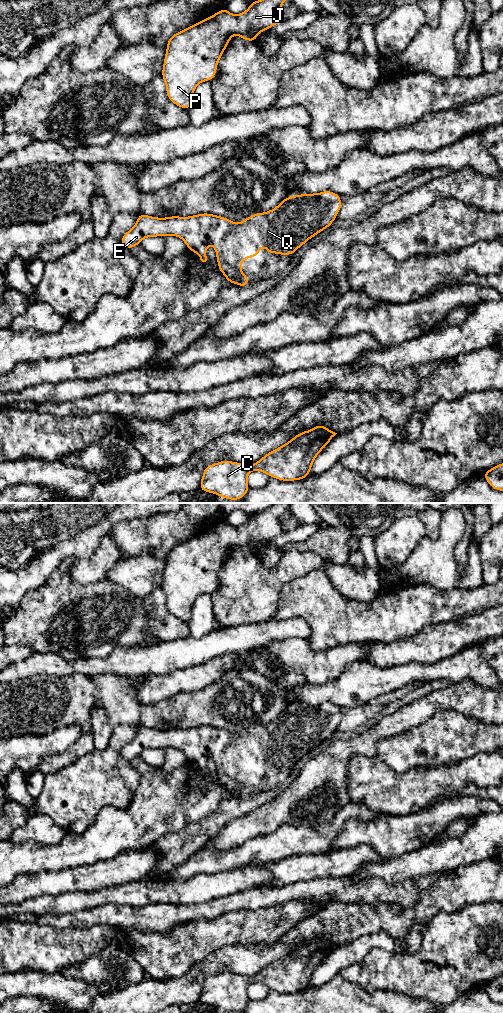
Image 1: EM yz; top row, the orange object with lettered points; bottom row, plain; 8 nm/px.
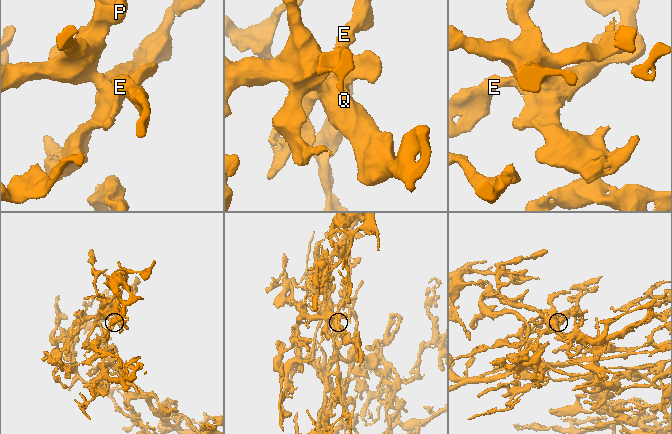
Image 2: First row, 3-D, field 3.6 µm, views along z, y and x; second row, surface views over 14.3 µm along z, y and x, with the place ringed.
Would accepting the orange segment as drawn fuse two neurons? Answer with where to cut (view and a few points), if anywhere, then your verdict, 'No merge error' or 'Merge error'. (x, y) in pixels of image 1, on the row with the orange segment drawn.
No split. No merge error

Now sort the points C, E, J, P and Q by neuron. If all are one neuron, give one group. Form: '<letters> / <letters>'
C E J P Q

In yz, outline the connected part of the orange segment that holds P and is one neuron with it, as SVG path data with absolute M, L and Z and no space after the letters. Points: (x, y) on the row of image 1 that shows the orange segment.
M258 0L251 2L249 8L238 15L231 14L226 8L216 14L195 23L185 30L172 35L167 42L167 49L161 75L165 81L169 100L188 110L192 96L198 84L212 80L217 72L217 64L233 35L246 41L255 42L259 33L284 21L281 5L286 0Z

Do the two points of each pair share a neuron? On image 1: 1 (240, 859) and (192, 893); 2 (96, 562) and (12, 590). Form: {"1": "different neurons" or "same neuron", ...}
{"1": "different neurons", "2": "different neurons"}

